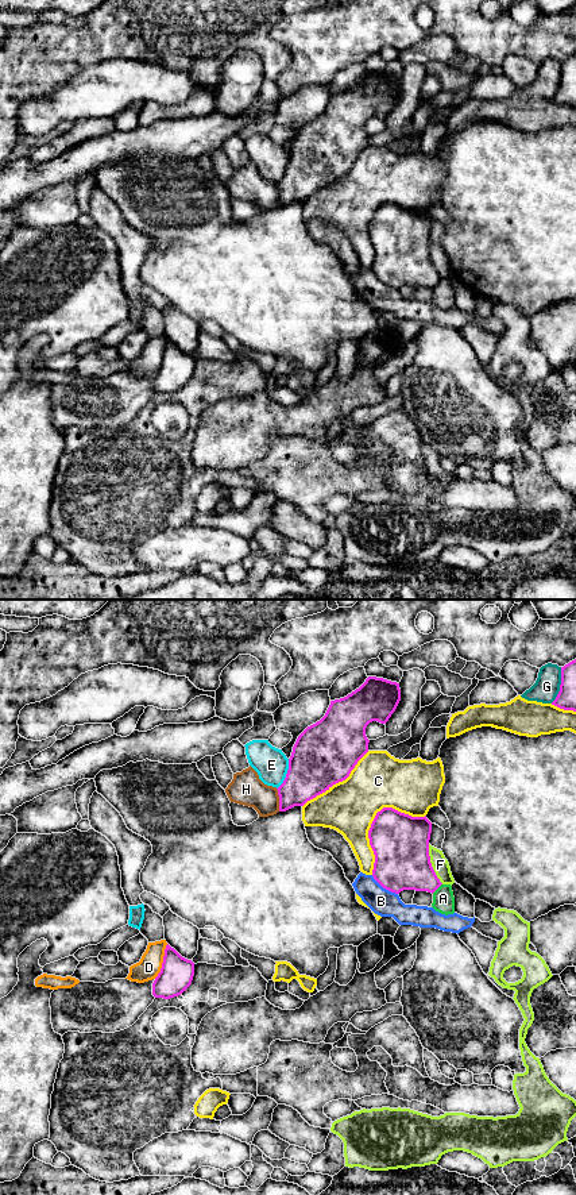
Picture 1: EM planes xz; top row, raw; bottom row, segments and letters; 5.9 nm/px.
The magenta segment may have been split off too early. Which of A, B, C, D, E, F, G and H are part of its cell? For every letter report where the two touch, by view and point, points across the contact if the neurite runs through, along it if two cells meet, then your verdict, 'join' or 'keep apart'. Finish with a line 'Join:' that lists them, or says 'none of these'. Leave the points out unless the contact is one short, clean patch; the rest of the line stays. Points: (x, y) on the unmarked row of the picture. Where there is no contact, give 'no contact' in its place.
A: meets magenta in xz at (436, 284); keep apart
B: meets magenta in xz at (385, 282); border along xz (371, 270), (383, 282), (397, 289); keep apart
C: meets magenta in xz at (374, 215); keep apart
D: meets magenta in xz at (163, 357); border along xz (167, 339), (161, 366), (154, 373); keep apart
E: meets magenta in xz at (286, 169); keep apart
F: meets magenta in xz at (430, 259); keep apart
G: meets magenta in xz at (560, 80); keep apart
H: meets magenta in xz at (279, 195); border along xz (275, 184), (279, 205); keep apart
Join: none of these

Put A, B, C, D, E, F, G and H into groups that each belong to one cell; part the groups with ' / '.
A / B / C / D / E / F / G / H

